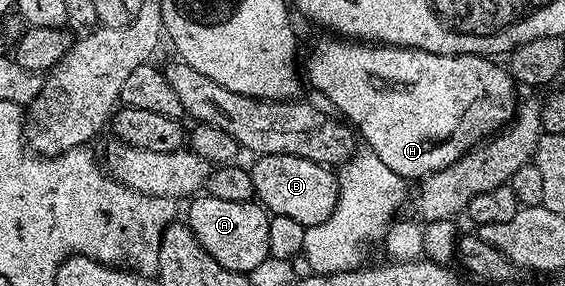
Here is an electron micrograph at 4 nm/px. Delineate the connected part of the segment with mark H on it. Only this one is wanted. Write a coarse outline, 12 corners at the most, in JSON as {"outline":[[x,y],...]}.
{"outline":[[314,43],[310,83],[395,175],[513,120],[504,64]]}

